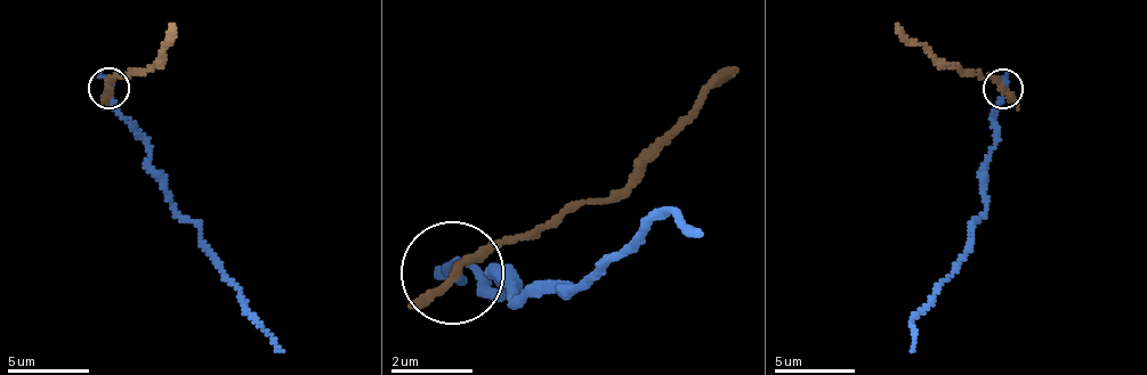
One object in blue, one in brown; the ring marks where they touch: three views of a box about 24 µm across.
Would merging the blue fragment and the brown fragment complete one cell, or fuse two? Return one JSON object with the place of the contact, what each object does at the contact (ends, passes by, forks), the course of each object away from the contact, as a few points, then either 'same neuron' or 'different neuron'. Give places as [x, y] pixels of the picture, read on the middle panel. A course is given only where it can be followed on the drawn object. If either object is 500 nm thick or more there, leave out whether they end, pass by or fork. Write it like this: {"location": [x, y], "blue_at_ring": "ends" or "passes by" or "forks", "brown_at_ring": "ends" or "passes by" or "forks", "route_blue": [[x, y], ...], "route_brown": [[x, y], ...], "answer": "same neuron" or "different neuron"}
{"location": [452, 272], "blue_at_ring": "ends", "brown_at_ring": "passes by", "route_blue": [[452, 275], [451, 268], [493, 293], [502, 275], [489, 277], [510, 302], [571, 299], [660, 208], [705, 233]], "route_brown": [[449, 276], [487, 244], [602, 204], [738, 66]], "answer": "different neuron"}

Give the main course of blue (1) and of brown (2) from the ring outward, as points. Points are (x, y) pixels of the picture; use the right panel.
1: (1003, 86), (998, 109), (995, 144), (986, 155), (986, 205), (972, 230), (970, 251), (912, 321), (911, 351)
2: (1003, 89), (988, 78), (959, 72), (896, 24)

